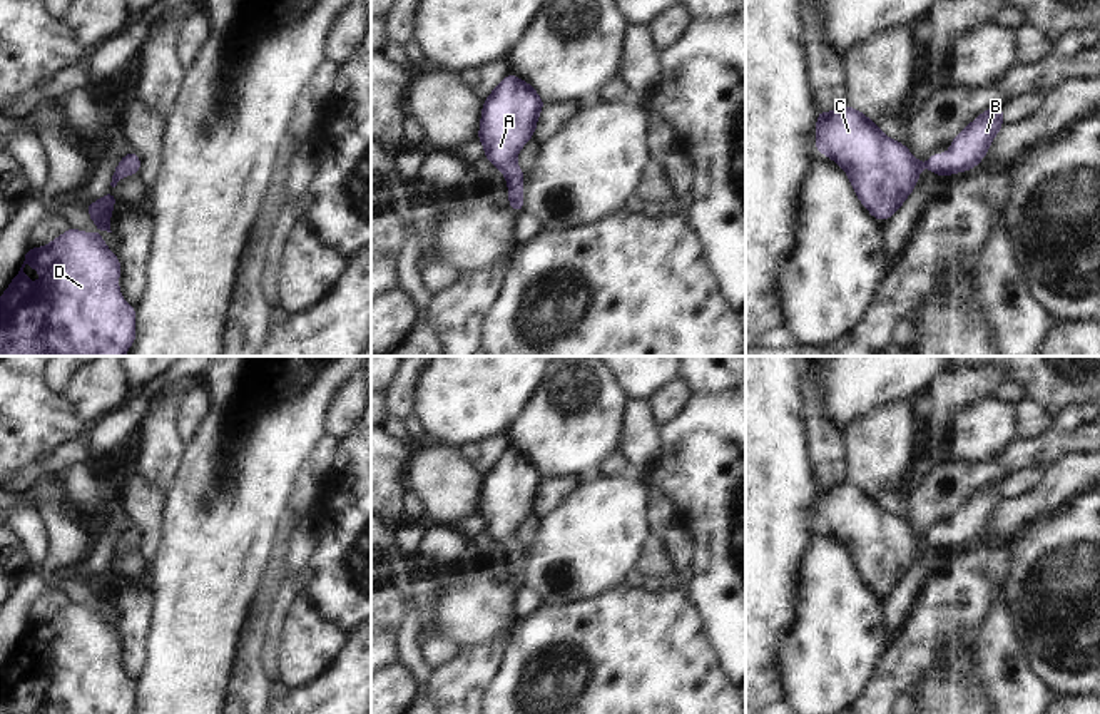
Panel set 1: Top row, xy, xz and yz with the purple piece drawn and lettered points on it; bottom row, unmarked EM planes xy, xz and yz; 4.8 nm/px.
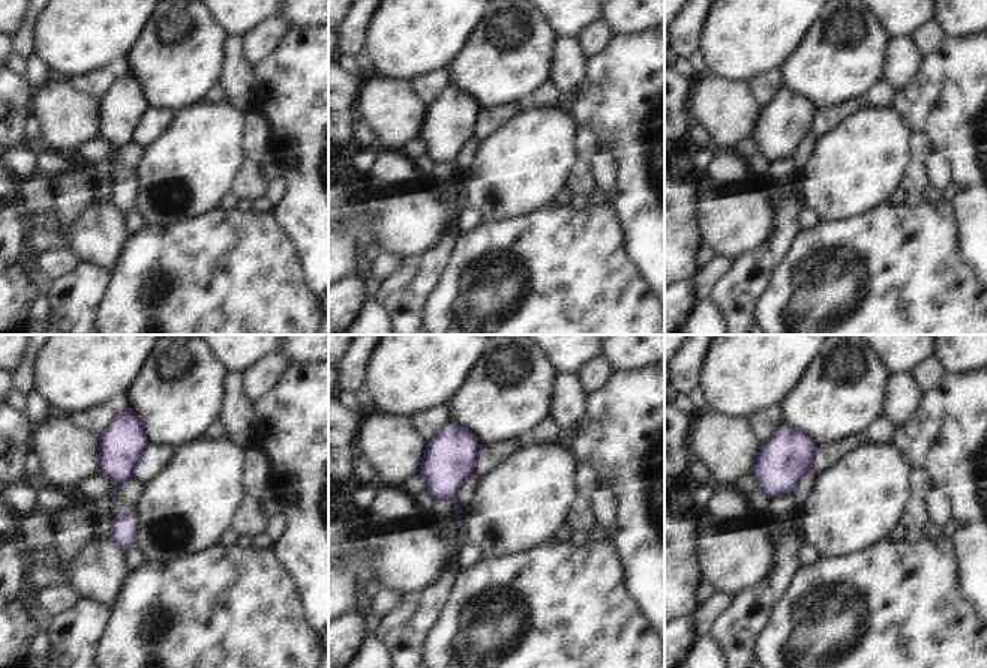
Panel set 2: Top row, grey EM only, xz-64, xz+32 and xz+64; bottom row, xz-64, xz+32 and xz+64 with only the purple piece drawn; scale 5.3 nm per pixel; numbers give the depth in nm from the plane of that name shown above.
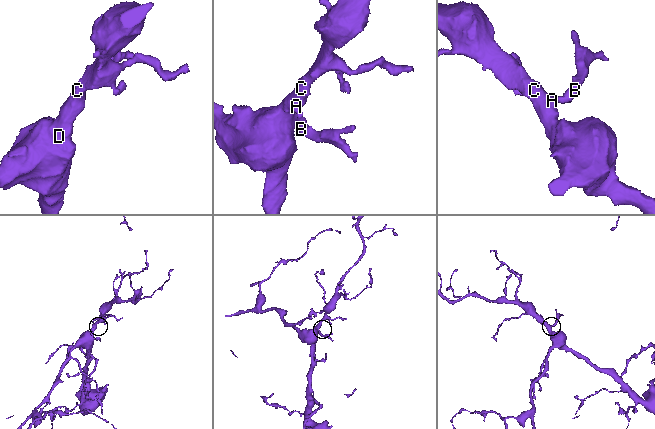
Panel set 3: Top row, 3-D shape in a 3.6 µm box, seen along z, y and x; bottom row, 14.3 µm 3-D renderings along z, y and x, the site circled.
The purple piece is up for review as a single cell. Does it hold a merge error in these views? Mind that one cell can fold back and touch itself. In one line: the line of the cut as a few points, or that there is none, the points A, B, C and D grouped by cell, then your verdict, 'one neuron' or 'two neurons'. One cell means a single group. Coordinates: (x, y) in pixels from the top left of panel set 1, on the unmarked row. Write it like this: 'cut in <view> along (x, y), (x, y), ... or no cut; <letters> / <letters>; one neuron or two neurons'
no cut; A B C D; one neuron

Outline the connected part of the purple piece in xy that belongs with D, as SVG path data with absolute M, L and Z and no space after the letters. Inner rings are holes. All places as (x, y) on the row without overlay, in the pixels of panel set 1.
M69 602L62 610L59 610L55 615L48 617L47 620L35 622L35 624L25 624L25 635L23 635L20 645L15 649L10 660L5 664L3 671L0 672L0 714L135 714L135 682L124 676L124 672L119 666L119 649L120 649L119 632L104 619L102 610L99 610L99 609L89 609L89 607ZM27 637L30 637L33 640L33 644L42 649L40 657L32 659L30 654L23 649L23 642Z

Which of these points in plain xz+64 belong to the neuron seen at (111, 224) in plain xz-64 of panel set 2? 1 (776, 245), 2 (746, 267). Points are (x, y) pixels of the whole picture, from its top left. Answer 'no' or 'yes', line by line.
1: no
2: no

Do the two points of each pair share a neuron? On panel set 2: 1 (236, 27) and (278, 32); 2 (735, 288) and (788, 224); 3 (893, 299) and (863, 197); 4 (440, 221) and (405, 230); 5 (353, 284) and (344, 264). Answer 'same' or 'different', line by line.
1: different
2: same
3: different
4: same
5: different

